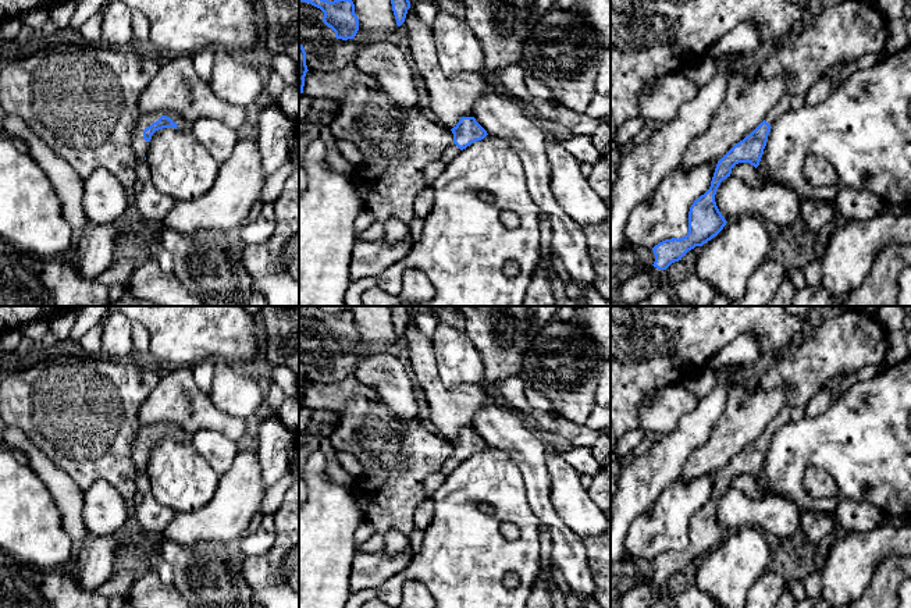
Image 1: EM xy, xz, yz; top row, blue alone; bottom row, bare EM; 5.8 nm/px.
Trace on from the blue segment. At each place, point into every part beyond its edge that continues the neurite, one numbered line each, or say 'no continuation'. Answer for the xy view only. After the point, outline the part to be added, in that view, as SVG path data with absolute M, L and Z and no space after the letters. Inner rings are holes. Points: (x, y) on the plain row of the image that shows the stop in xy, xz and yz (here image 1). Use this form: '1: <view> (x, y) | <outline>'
1: xy (139, 457) | M159 422L154 424L139 424L138 431L132 442L132 461L136 470L145 470L147 466L149 454L143 451L143 442L150 438L153 434L159 433L161 427L167 427L175 434L177 442L189 444L192 442L193 434L185 433L178 424Z

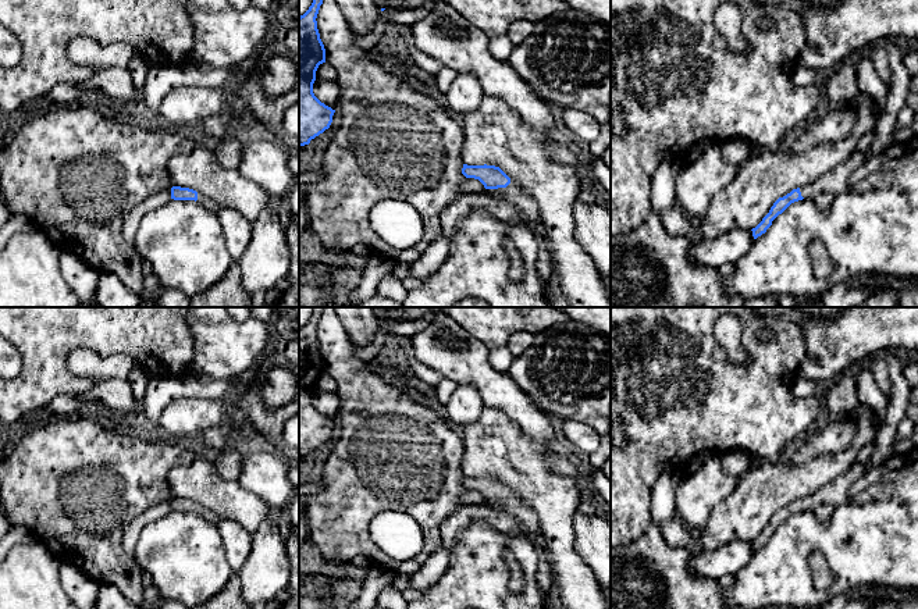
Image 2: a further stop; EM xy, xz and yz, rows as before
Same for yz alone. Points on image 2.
1: yz (835, 492) | M867 460L864 463L854 464L847 473L823 485L815 494L801 498L801 508L804 510L814 510L821 505L830 505L835 508L844 503L847 501L850 487L871 470L872 467Z

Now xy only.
1: xy (207, 515) | M198 505L198 514L200 514L206 521L217 524L221 519L211 510L206 509L202 505Z

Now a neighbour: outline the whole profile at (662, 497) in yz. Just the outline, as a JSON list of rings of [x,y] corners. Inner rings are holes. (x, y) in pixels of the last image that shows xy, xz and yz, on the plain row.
[[[677,471],[662,474],[651,491],[651,521],[662,524],[676,516],[675,494],[682,480]]]

